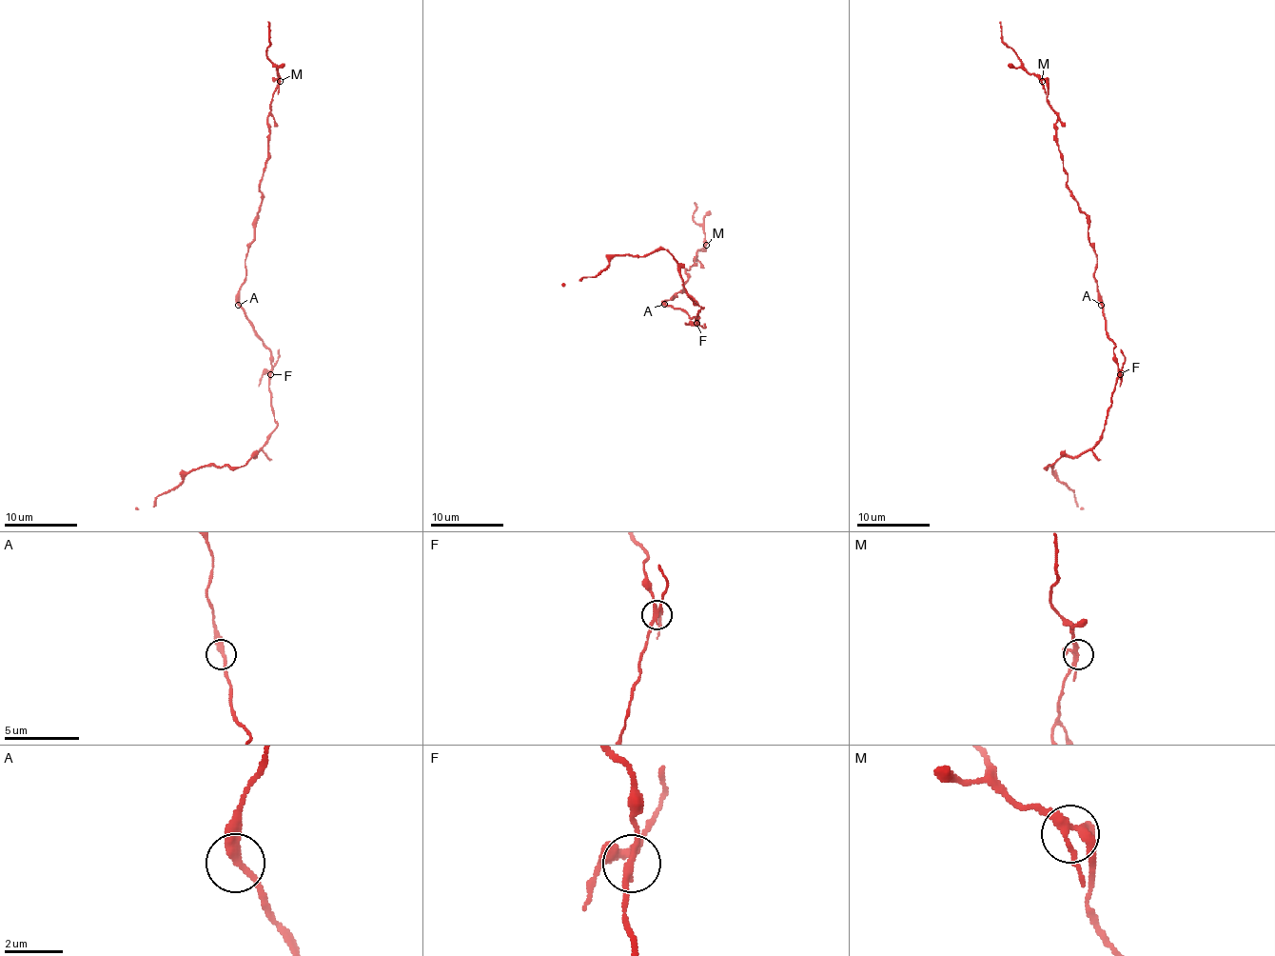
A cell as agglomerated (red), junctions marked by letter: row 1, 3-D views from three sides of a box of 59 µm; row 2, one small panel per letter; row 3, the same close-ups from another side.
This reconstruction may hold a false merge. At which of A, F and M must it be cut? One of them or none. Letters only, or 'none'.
F

